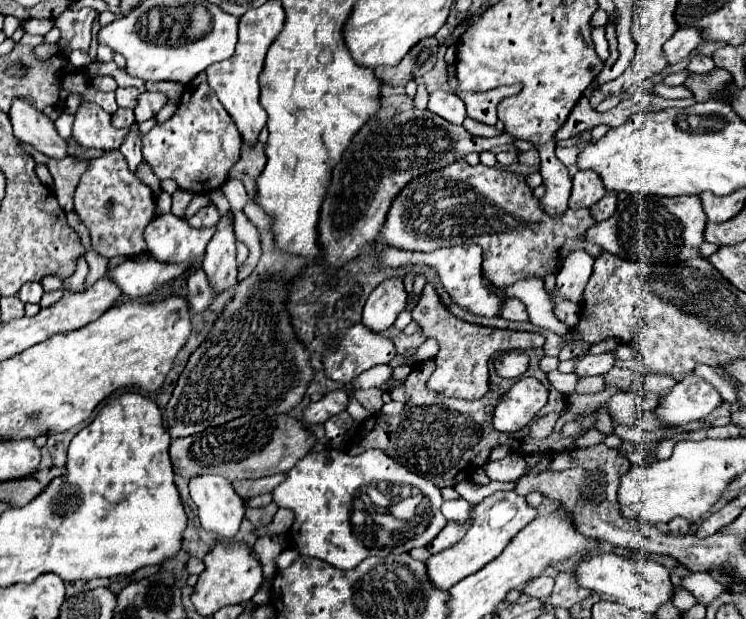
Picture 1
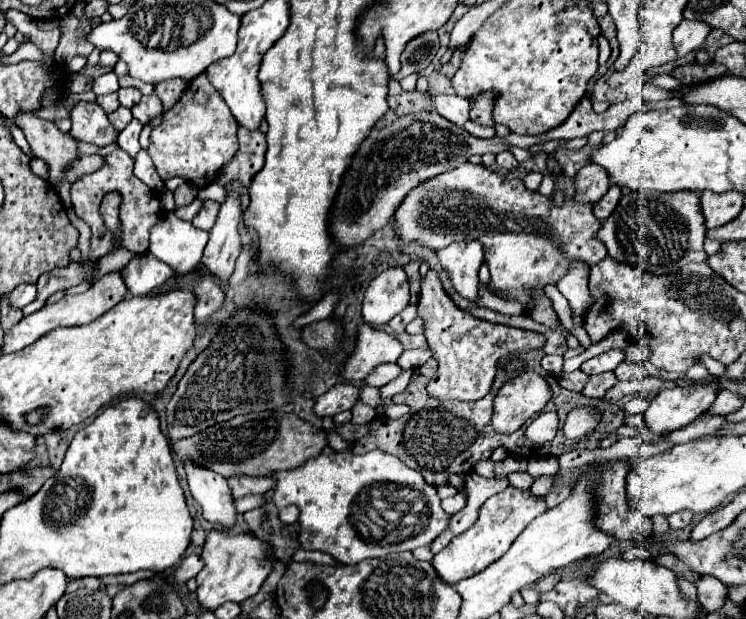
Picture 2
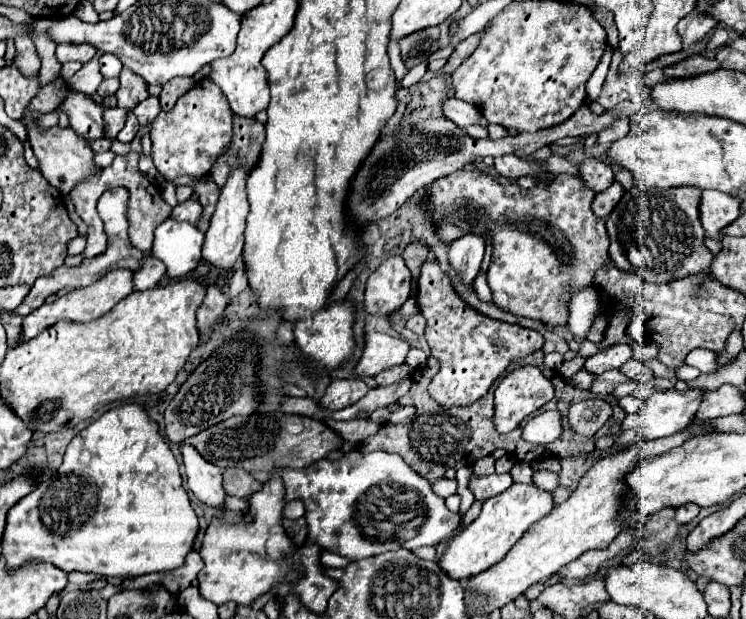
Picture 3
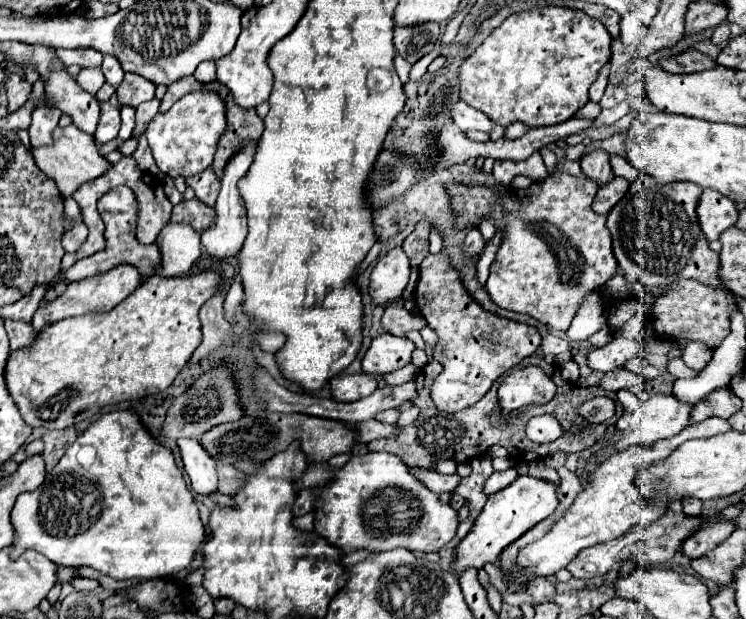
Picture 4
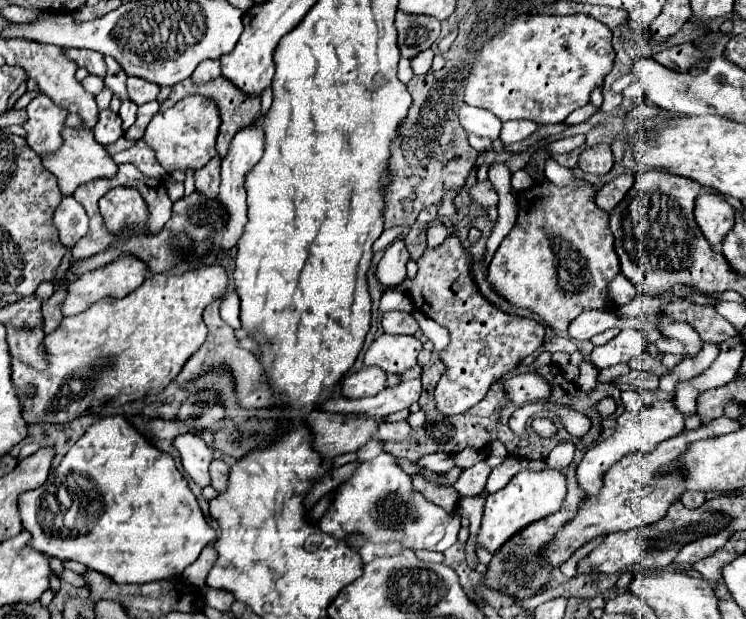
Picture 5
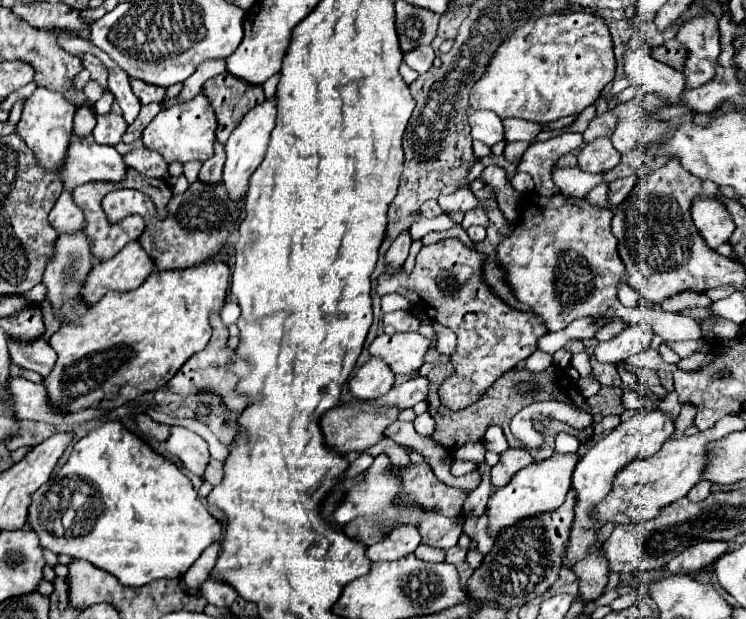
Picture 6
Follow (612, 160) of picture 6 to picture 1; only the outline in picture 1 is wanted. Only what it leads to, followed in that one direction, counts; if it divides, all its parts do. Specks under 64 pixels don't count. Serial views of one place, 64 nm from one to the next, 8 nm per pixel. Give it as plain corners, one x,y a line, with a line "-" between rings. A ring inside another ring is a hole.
592,170
574,174
574,188
570,194
570,208
590,208
606,194
604,186
600,186
600,178
592,174

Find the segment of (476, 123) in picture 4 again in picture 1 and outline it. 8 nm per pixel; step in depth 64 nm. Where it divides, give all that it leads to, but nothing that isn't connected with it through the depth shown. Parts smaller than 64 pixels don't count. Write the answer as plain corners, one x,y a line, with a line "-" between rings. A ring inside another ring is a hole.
444,90
432,92
428,110
452,124
462,124
466,118
466,106
454,92
444,92

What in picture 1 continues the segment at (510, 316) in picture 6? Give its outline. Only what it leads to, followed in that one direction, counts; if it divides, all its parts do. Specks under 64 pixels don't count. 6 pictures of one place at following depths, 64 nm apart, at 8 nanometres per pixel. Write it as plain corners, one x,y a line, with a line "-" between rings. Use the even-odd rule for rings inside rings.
424,286
424,292
412,310
412,320
420,326
422,334
428,338
436,338
440,344
440,352
434,358
436,370
428,380
428,388
454,398
464,400
476,400
482,398
488,392
488,364
490,358
510,352
510,350
526,350
544,346
544,336
536,332
514,332
514,330
496,330
496,328
484,328
476,324
462,322
460,318
452,316
440,302
438,294
432,286

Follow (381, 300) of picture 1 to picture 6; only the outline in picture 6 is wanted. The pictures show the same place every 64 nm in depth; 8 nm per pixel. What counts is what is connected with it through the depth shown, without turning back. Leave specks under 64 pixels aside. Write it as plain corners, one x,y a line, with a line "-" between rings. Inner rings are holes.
404,230
394,242
392,246
388,248
386,252
386,274
396,274
400,272
400,268
404,266
406,258
408,258
408,250
410,250
410,244
412,244
412,238
410,238
410,232

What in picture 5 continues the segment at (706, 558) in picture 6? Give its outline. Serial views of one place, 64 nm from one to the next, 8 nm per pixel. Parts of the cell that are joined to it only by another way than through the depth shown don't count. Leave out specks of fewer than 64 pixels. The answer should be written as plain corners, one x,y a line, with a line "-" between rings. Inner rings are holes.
726,530
718,532
718,534
710,534
704,538
698,538
694,542
688,542
676,556
674,562
686,562
686,564
694,564
710,554
714,554
720,546
724,546
724,542
730,538
730,534

